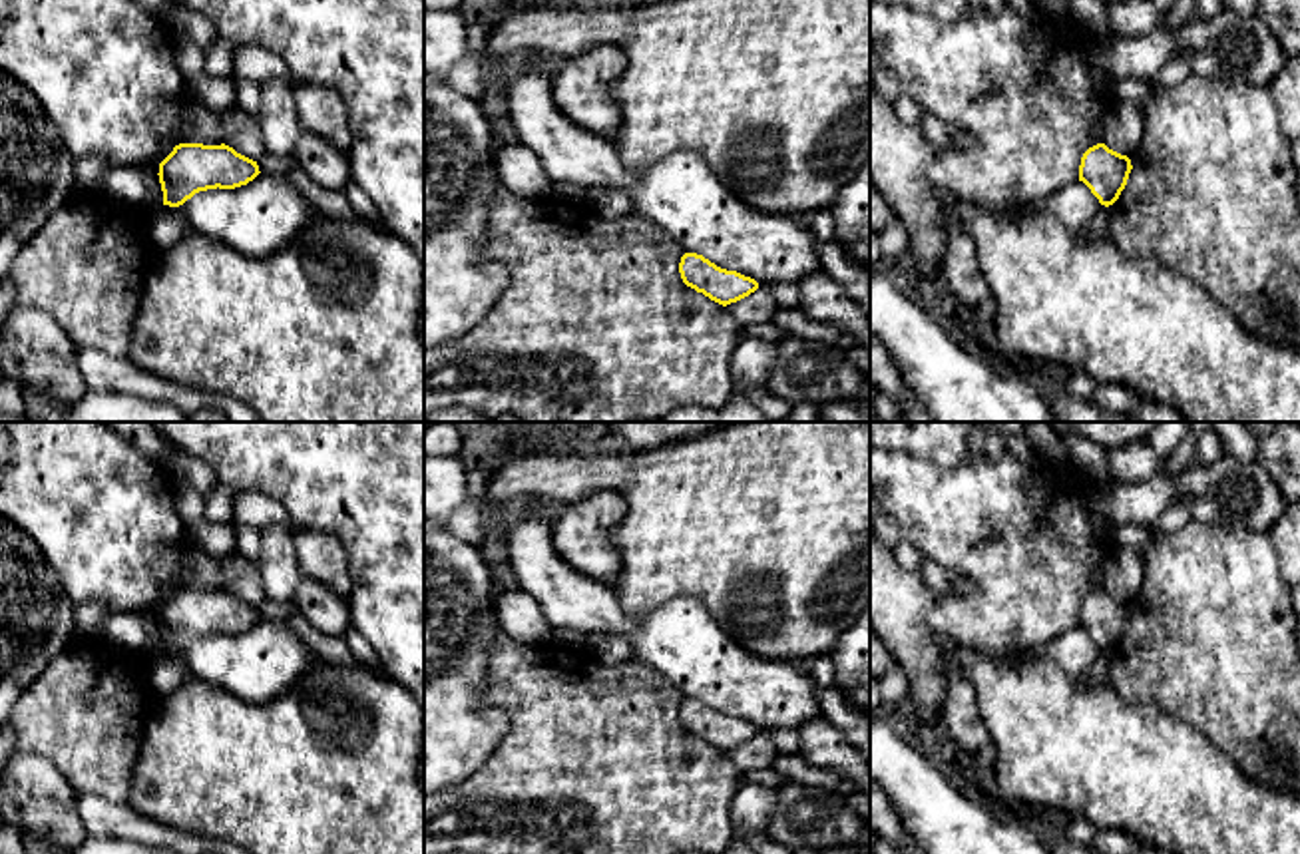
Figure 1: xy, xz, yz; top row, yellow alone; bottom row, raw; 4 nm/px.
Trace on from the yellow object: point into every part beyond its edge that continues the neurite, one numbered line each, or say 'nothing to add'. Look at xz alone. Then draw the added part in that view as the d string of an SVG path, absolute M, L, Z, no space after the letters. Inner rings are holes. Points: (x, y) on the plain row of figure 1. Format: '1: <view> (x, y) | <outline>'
nothing to add

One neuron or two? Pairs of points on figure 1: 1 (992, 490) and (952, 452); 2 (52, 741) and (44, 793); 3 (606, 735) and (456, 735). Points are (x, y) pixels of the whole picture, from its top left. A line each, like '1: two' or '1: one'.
1: two
2: two
3: two

